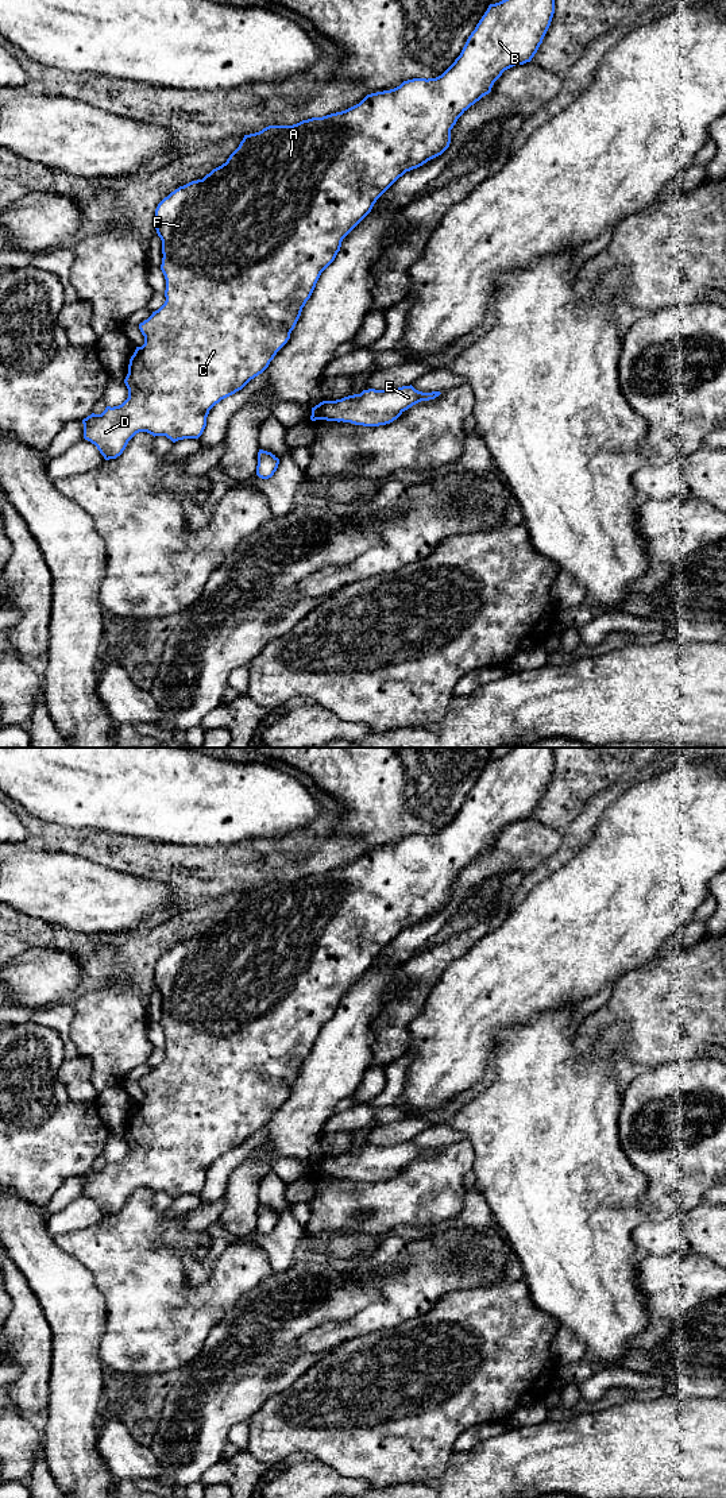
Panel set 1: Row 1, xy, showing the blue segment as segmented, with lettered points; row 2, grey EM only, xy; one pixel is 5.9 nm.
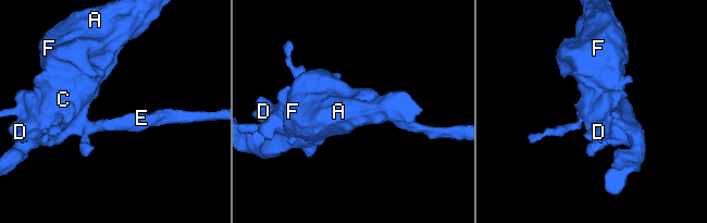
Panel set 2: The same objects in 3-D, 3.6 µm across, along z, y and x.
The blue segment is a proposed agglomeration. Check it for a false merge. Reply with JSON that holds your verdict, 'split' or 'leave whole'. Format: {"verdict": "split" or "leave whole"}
{"verdict": "leave whole"}

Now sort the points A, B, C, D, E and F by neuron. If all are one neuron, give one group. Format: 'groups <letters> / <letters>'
groups A B C D E F

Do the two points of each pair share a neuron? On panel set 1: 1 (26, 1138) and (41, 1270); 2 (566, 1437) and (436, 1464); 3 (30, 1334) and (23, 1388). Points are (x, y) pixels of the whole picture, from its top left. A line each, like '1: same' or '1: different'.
1: different
2: different
3: same

